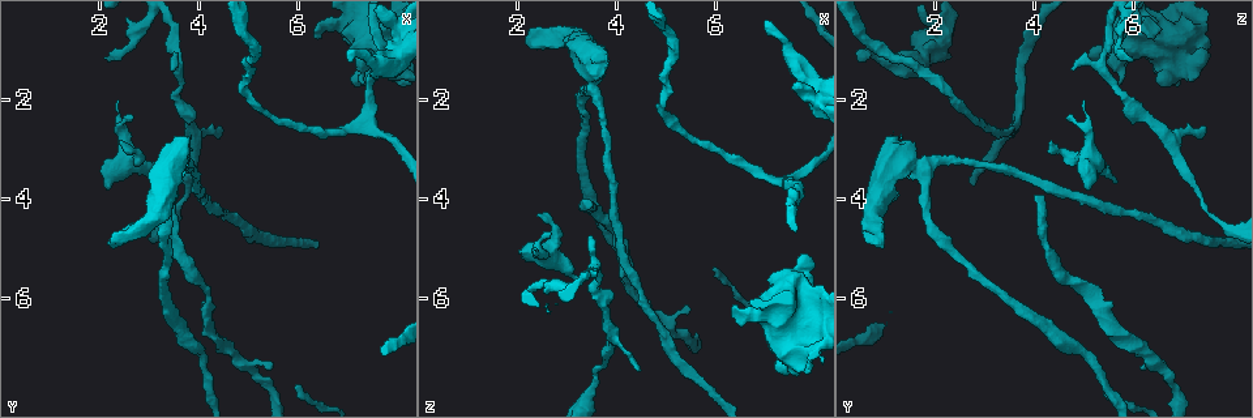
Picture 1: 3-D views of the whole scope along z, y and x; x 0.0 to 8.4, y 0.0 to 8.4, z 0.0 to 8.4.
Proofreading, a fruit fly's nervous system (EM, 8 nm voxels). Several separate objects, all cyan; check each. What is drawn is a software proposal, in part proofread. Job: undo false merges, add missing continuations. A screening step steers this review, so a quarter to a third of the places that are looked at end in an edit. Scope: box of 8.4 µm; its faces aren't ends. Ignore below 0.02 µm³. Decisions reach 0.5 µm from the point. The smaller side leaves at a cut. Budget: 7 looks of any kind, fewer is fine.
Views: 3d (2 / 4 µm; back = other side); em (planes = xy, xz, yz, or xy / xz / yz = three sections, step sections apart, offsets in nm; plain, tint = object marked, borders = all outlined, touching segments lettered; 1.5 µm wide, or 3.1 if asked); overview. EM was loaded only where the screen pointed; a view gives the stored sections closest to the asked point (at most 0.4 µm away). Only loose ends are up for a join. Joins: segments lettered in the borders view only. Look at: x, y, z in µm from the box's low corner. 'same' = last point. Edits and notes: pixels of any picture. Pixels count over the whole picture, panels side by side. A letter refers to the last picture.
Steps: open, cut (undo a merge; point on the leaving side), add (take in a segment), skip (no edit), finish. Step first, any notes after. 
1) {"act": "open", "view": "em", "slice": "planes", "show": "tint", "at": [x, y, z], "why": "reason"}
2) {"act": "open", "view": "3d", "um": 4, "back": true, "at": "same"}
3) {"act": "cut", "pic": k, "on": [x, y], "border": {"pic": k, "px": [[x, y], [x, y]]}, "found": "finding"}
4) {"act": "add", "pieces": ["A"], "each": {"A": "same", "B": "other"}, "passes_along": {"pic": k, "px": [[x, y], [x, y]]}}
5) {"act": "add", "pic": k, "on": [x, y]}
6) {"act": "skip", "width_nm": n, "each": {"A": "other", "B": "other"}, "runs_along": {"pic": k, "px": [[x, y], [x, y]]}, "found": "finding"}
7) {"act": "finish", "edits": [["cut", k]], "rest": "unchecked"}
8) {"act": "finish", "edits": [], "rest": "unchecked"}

{"act": "open", "view": "3d", "um": 2, "at": [4.45, 2.55, 7.40], "why": "branch stops here"}

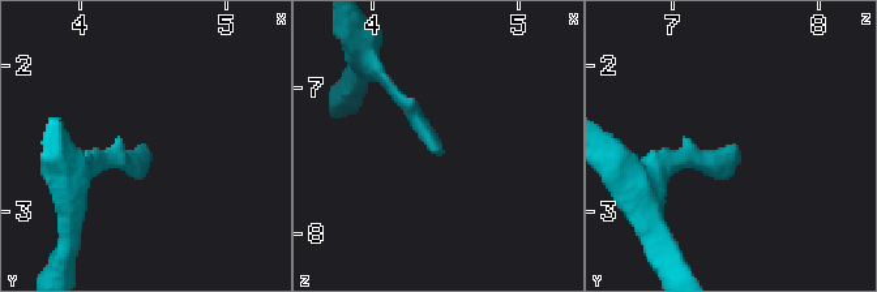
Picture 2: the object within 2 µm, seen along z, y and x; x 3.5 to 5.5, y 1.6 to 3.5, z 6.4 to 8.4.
{"act": "open", "view": "em", "slice": "planes", "show": "borders", "at": [4.44, 2.58, 7.46], "why": "need the tissue"}

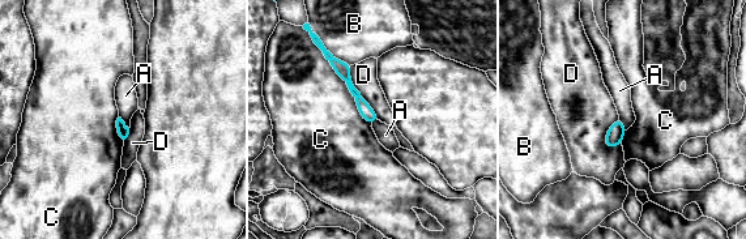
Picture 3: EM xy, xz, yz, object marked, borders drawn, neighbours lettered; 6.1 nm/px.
{"act": "skip", "longest_contact_nm": ["C", 550], "each": {"A": "other", "B": "other", "C": "other", "D": "other"}, "runs_along": {"pic": 3, "px": [[331, 59], [342, 71], [371, 120]]}, "found": "none of them fits"}

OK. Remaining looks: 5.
{"act": "open", "view": "3d", "um": 4, "at": [3.55, 1.40, 4.75]}

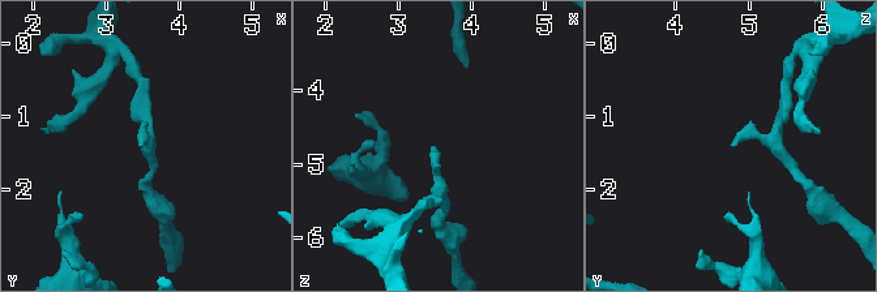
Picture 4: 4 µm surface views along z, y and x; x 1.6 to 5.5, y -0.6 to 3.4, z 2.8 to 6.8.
{"act": "open", "view": "em", "slice": "xz", "step": 8, "show": "tint", "at": [3.55, 1.40, 4.75]}

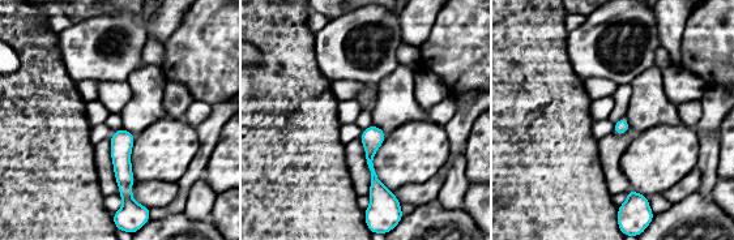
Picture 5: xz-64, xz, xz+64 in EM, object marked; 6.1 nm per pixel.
{"act": "open", "view": "em", "slice": "planes", "show": "borders", "at": "same", "why": "another direction"}

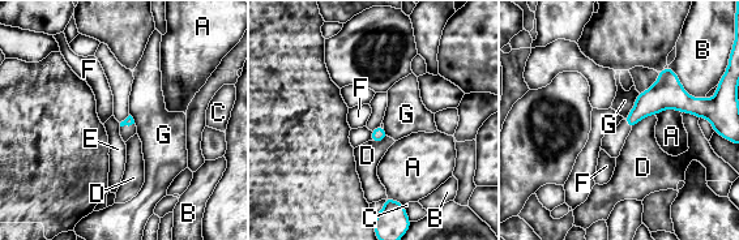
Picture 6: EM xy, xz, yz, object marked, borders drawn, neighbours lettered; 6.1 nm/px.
{"act": "skip", "each": {"A": "other", "B": "other", "C": "other", "D": "other", "E": "other", "F": "other", "G": "other"}, "found": "none of them fits"}

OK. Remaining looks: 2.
{"act": "open", "view": "em", "slice": "planes", "show": "plain", "at": [2.40, 2.80, 4.35], "why": "an open end"}

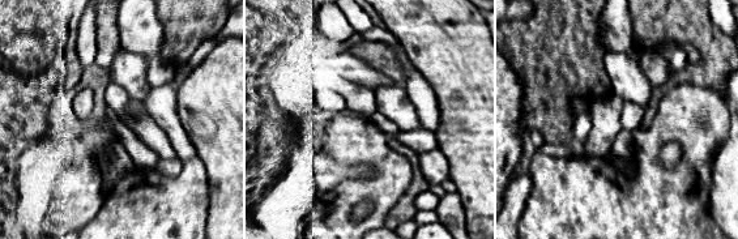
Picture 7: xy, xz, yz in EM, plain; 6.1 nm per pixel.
{"act": "open", "view": "em", "slice": "planes", "show": "borders", "at": "same"}

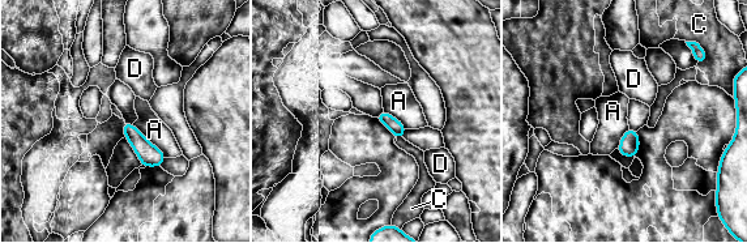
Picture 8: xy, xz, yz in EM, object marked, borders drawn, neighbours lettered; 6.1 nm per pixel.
{"act": "skip", "longest_contact_nm": ["A", 300], "each": {"A": "other", "C": "other", "D": "other"}, "found": "none of them fits"}

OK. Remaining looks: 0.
{"act": "finish", "edits": [], "rest": "unchecked"}

